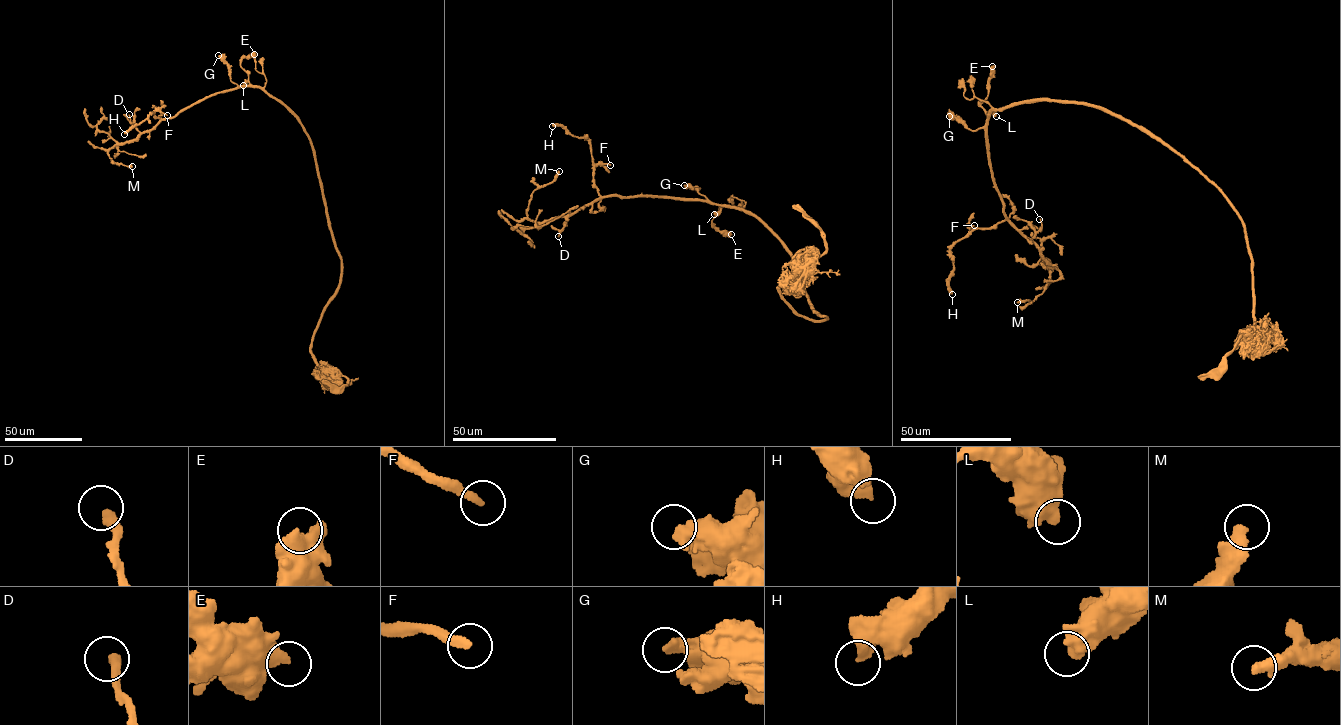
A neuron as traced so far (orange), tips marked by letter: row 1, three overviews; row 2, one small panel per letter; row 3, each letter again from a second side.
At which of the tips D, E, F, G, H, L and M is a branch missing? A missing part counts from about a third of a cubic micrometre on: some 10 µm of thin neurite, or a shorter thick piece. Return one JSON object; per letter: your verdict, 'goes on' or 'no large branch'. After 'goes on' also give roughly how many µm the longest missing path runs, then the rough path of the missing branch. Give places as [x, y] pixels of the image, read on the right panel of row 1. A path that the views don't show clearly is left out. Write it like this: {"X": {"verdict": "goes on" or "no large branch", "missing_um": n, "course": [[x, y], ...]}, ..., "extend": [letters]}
{"D": {"verdict": "goes on", "missing_um": 9}, "E": {"verdict": "no large branch"}, "F": {"verdict": "no large branch"}, "G": {"verdict": "no large branch"}, "H": {"verdict": "goes on", "missing_um": 15, "course": [[952, 294], [970, 316]]}, "L": {"verdict": "no large branch"}, "M": {"verdict": "no large branch"}, "extend": ["D", "H"]}

